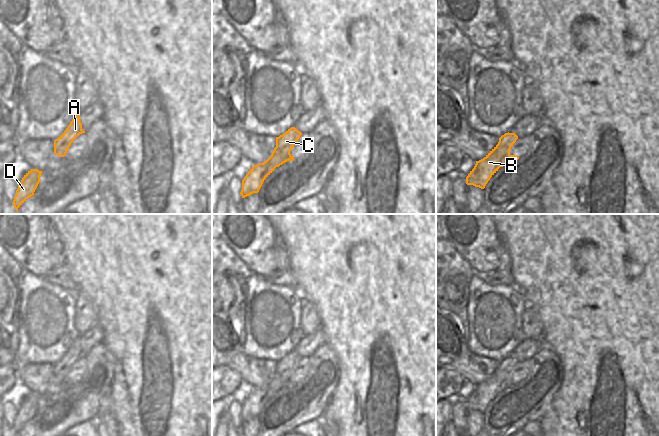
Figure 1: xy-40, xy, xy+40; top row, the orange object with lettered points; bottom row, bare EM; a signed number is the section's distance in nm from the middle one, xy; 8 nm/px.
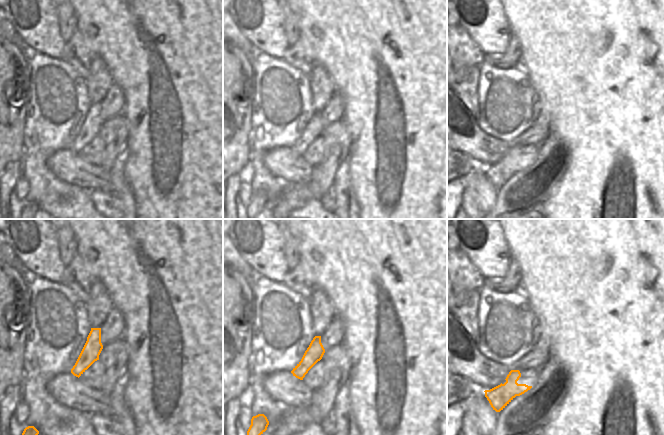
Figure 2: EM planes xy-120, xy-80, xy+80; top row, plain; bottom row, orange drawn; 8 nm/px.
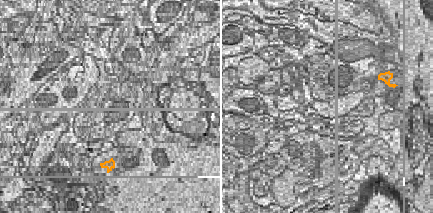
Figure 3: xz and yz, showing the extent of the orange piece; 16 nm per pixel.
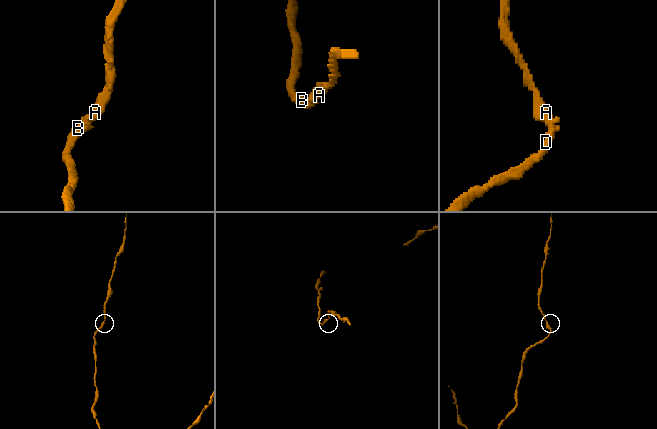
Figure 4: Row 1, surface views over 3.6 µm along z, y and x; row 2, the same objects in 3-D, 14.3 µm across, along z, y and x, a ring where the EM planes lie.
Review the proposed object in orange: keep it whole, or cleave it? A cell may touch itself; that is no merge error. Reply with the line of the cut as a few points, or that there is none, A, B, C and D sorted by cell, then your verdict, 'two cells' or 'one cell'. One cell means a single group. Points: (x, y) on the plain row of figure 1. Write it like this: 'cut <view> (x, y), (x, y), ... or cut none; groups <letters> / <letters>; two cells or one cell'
cut none; groups A B C D; one cell

